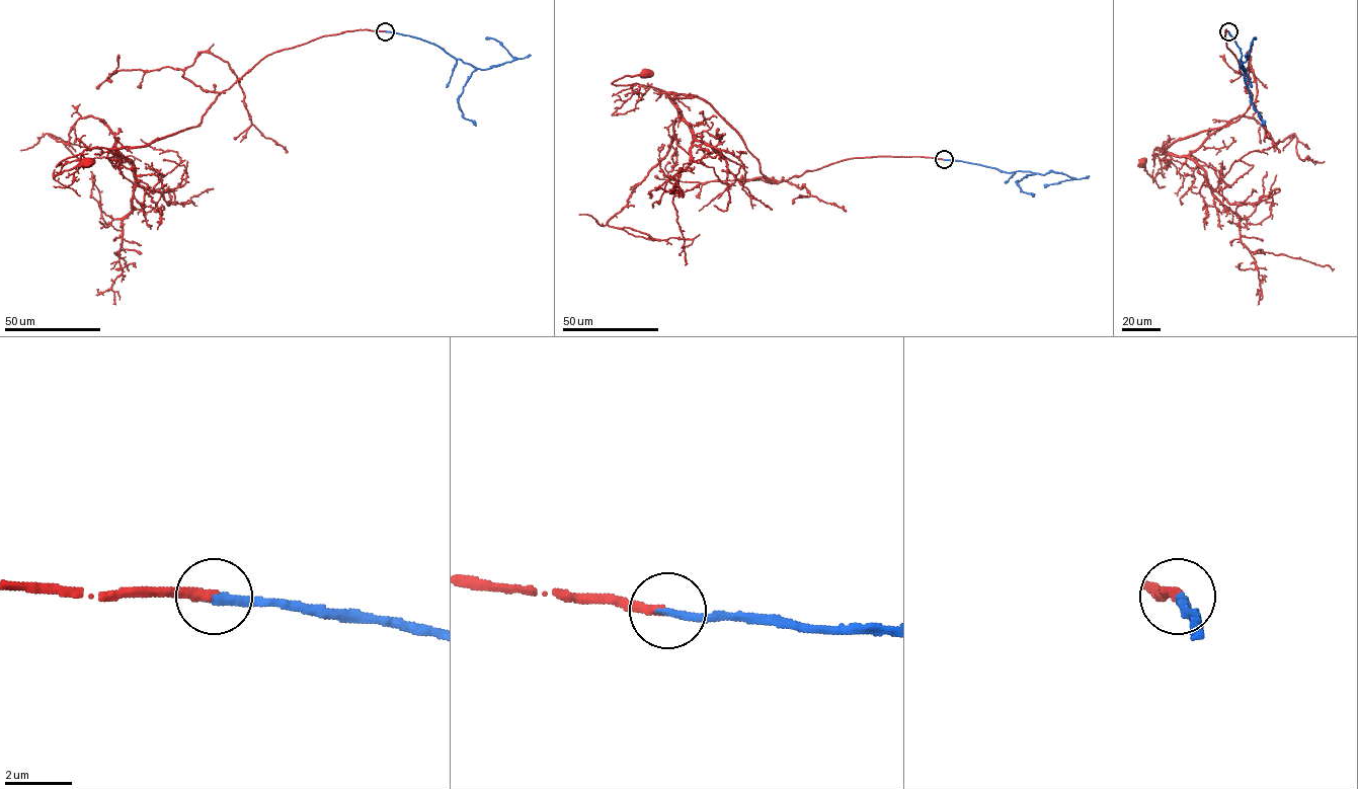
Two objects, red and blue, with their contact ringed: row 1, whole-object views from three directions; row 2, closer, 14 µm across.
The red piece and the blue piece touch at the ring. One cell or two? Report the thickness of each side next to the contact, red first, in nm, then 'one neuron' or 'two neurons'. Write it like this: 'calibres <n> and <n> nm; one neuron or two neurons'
calibres 280 and 260 nm; one neuron

